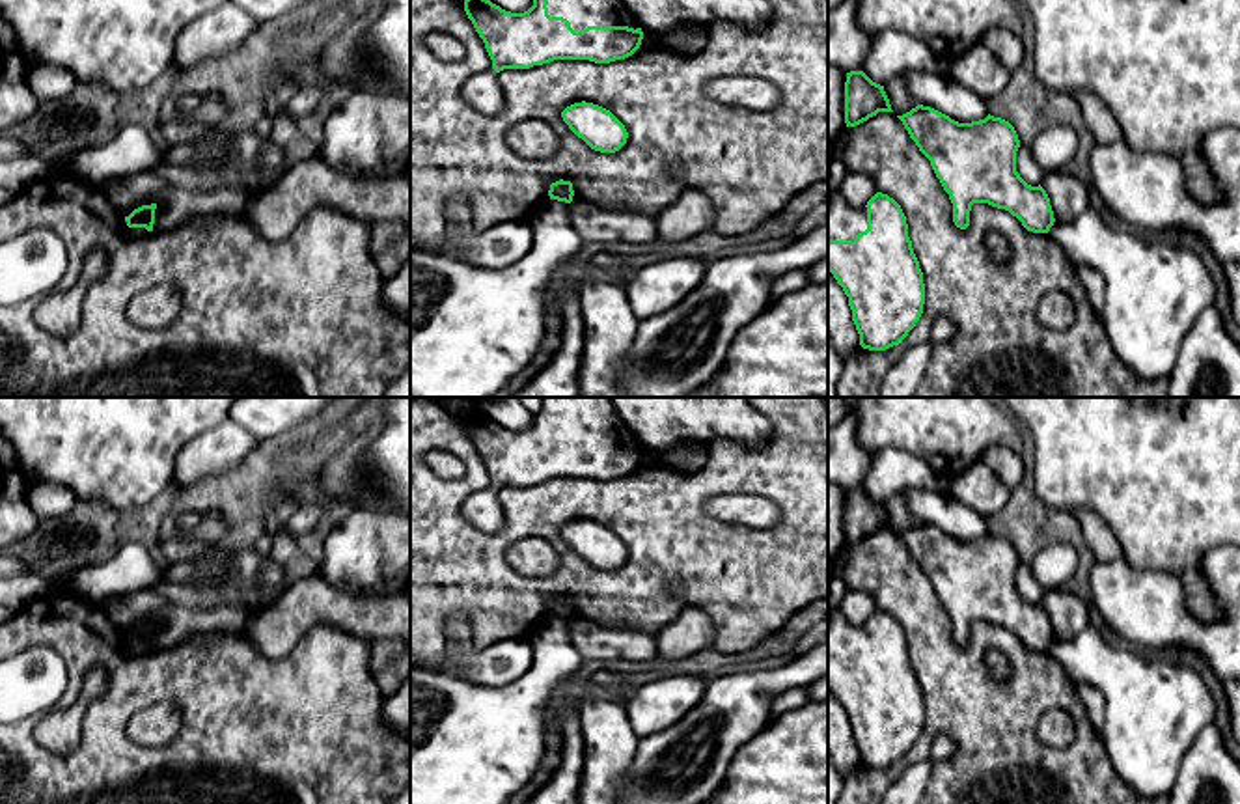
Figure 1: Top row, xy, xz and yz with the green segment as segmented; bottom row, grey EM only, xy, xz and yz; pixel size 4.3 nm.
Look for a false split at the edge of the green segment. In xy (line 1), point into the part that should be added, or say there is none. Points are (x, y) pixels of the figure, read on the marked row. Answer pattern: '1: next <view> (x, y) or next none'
1: next none

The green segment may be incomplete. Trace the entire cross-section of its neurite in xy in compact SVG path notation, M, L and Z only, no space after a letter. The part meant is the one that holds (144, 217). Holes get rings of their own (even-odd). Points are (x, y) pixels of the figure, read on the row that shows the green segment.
M157 203L142 205L142 207L134 209L129 216L125 216L127 226L129 228L145 228L147 231L153 231L155 209L157 209Z

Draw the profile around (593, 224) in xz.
M576 200L569 203L567 215L582 243L643 244L658 239L656 218L643 213L610 211Z

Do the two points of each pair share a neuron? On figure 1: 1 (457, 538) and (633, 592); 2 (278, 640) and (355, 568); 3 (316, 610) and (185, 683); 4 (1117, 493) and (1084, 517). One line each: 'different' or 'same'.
1: same
2: different
3: different
4: different

